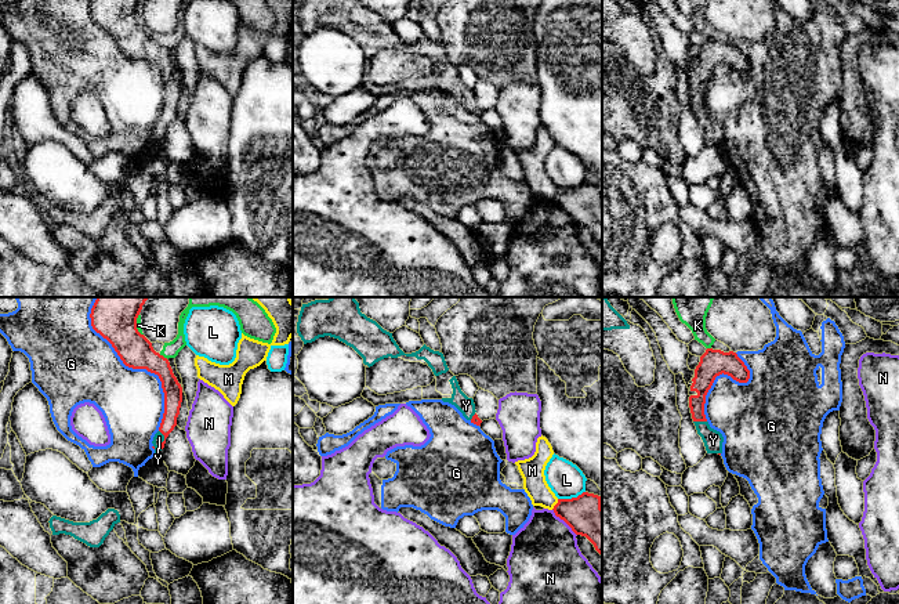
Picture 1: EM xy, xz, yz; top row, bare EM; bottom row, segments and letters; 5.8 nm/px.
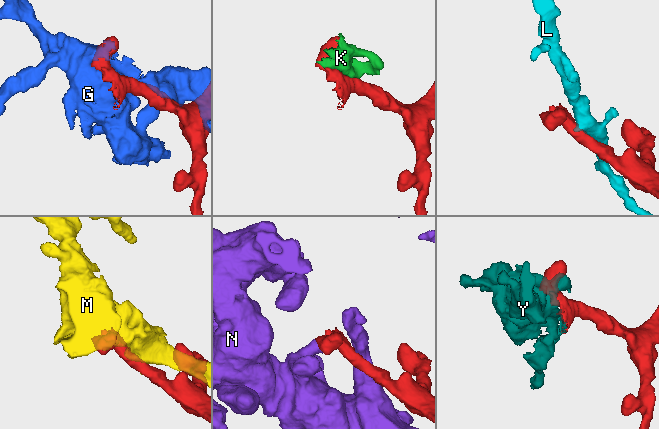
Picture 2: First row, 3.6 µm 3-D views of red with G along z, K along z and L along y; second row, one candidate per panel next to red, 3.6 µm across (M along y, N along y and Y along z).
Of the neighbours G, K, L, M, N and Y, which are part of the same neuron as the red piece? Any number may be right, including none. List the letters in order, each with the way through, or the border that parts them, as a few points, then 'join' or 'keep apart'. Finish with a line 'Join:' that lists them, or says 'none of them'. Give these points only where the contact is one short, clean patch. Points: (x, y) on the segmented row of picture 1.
G: keep apart
K: keep apart
L: keep apart
M: keep apart
N: keep apart
Y: join
Join: Y

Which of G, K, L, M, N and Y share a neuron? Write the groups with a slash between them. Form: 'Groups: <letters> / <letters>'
Groups: G K / L / M / N / Y

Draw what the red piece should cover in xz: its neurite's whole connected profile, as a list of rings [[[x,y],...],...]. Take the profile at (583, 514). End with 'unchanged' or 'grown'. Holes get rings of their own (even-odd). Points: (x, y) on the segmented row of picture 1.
[[[583,492],[577,498],[558,499],[552,510],[576,535],[586,536],[602,556],[601,496]]]; unchanged

